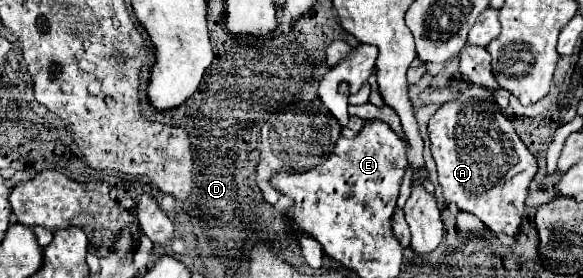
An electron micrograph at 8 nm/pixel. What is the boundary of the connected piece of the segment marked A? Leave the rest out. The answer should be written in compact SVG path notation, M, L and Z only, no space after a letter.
M452 79L452 85L458 91L456 99L444 103L428 123L428 137L432 143L432 155L436 161L438 179L444 189L444 201L454 203L462 211L474 213L490 231L514 237L520 231L524 219L528 187L538 171L536 159L516 135L510 119L502 115L498 103L494 101L494 93L490 89L474 85L464 79Z

